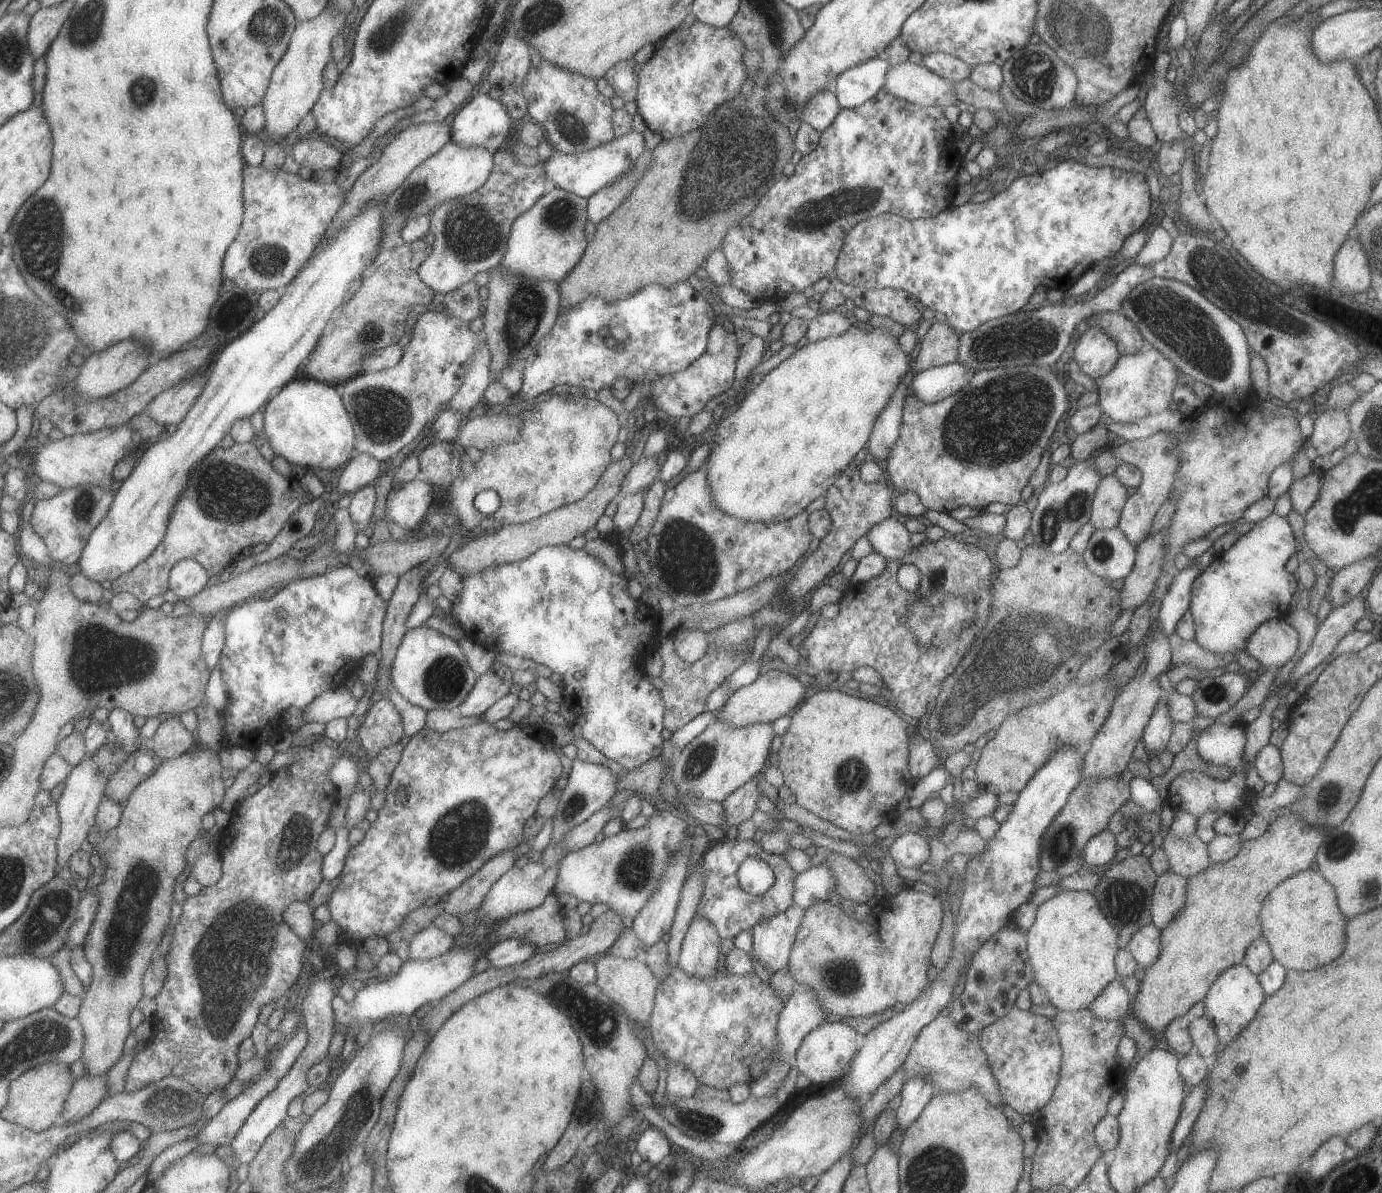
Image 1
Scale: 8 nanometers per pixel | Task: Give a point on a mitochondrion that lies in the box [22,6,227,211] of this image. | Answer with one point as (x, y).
(141, 89)

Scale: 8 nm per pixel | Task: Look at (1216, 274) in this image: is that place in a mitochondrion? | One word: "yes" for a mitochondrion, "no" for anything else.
yes

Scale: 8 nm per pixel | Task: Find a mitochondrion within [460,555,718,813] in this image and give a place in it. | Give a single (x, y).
(698, 763)

